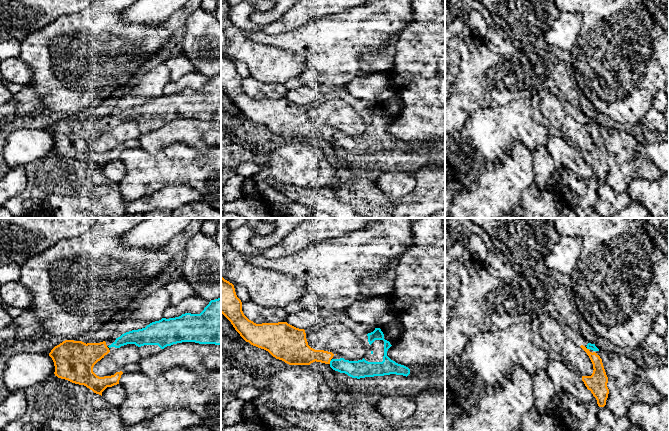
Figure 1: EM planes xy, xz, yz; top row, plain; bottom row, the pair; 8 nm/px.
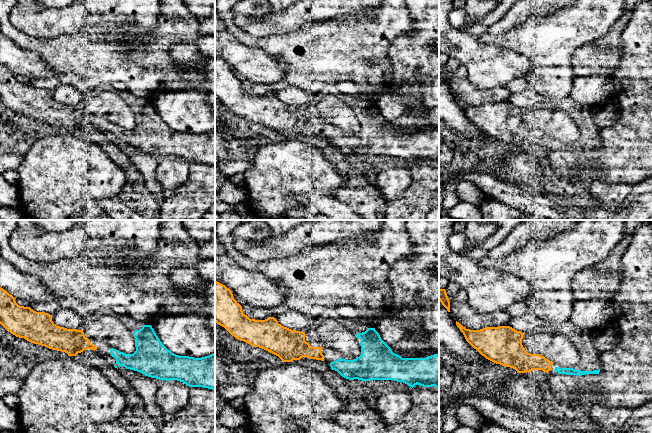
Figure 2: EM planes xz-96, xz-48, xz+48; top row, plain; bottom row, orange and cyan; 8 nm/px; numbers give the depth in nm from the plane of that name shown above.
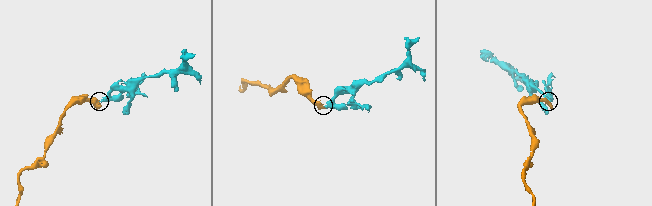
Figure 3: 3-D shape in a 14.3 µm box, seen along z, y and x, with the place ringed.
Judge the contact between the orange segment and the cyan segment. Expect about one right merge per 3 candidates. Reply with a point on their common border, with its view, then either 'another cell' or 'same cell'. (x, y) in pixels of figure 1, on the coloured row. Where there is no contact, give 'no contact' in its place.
xz (329, 362) | same cell

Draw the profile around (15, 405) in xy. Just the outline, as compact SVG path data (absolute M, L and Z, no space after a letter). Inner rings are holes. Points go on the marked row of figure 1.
M24 390L14 391L0 404L0 431L26 413L27 399Z

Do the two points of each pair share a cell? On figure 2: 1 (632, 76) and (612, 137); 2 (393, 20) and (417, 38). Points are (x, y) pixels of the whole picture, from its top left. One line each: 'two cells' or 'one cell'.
1: one cell
2: two cells

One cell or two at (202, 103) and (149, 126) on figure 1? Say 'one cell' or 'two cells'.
one cell

